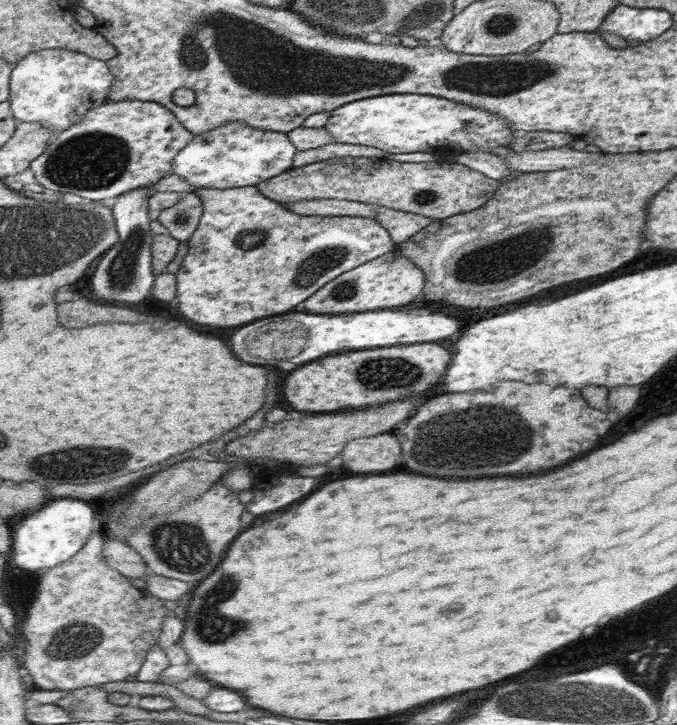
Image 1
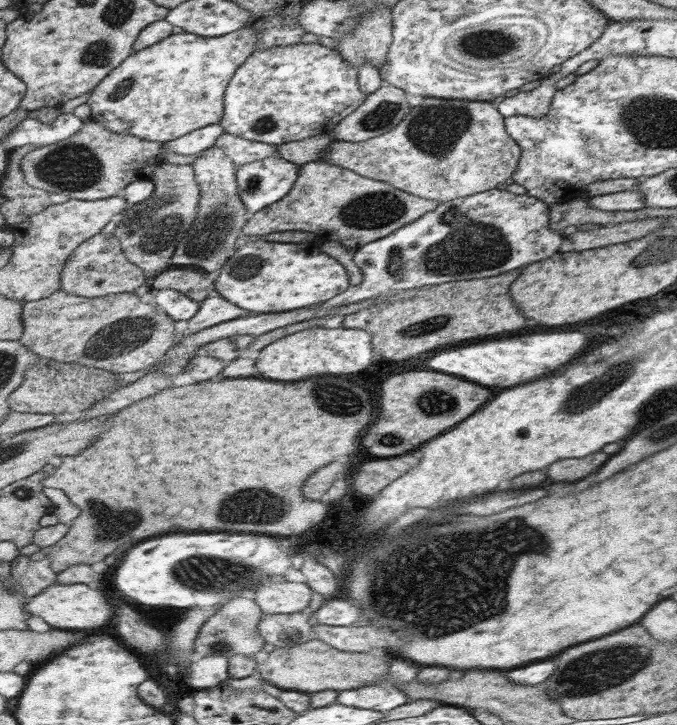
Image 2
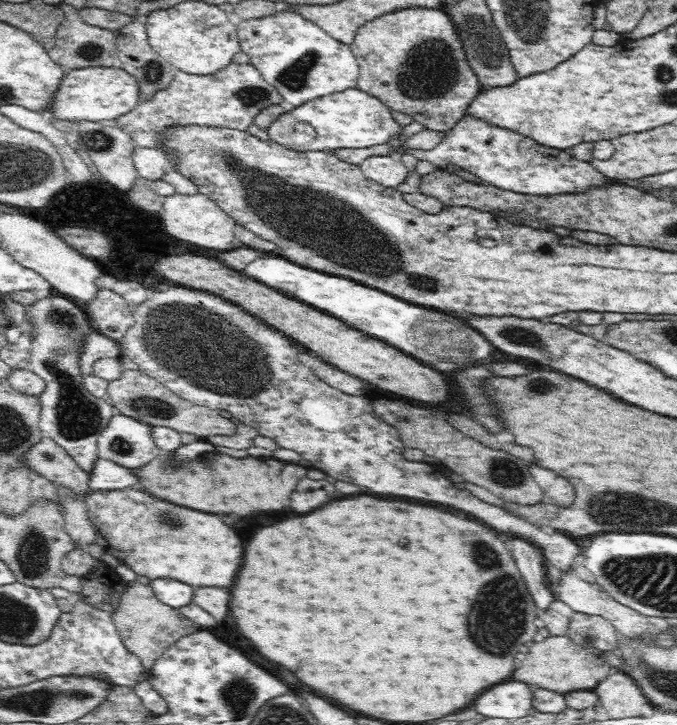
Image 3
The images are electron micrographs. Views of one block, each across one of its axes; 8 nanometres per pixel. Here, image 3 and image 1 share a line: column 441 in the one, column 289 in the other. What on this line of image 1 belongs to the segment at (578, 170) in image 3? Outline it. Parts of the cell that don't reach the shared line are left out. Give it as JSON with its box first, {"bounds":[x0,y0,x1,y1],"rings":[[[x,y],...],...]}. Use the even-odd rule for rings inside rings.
{"bounds":[171,122,295,189],"rings":[[[227,122],[226,125],[219,126],[206,133],[194,135],[189,145],[183,146],[177,156],[173,158],[171,174],[183,177],[187,183],[195,188],[203,189],[230,189],[243,188],[244,186],[256,186],[261,181],[274,177],[287,170],[291,166],[291,158],[295,154],[295,146],[290,142],[287,133],[275,132],[273,130],[257,130],[253,126],[248,126],[245,122]]]}

